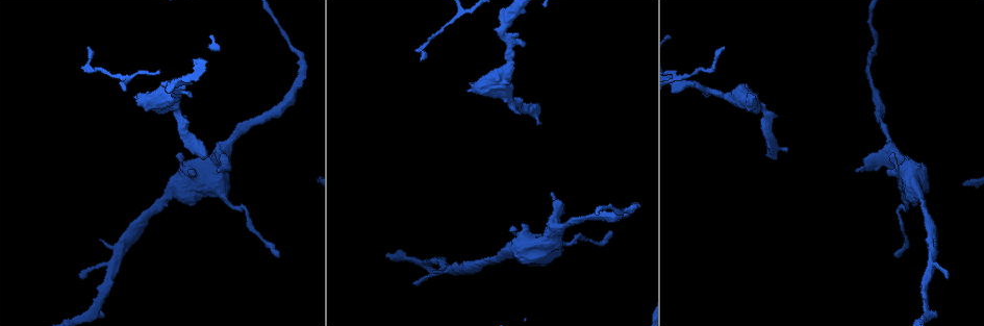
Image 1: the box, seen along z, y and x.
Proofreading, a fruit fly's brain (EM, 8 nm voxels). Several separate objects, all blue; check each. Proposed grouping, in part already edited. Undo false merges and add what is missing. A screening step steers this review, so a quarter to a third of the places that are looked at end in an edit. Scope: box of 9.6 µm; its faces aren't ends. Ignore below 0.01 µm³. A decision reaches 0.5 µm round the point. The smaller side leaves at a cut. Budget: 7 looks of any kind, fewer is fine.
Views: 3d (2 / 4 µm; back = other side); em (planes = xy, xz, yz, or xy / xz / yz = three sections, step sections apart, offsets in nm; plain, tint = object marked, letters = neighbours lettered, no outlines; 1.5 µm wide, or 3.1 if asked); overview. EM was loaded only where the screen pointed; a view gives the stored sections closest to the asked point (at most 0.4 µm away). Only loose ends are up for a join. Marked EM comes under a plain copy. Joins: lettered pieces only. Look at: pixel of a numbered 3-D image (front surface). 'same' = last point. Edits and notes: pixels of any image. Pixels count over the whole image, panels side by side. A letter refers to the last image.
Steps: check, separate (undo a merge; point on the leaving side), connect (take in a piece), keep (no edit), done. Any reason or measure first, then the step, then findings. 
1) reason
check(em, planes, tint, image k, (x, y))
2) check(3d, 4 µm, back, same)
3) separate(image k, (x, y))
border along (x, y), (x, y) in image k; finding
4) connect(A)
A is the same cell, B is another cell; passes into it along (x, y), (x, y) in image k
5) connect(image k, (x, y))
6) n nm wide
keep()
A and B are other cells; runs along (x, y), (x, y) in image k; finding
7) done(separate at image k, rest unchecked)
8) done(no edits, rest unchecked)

branch stops here
check(em, planes, tint, image 1, (193, 96))

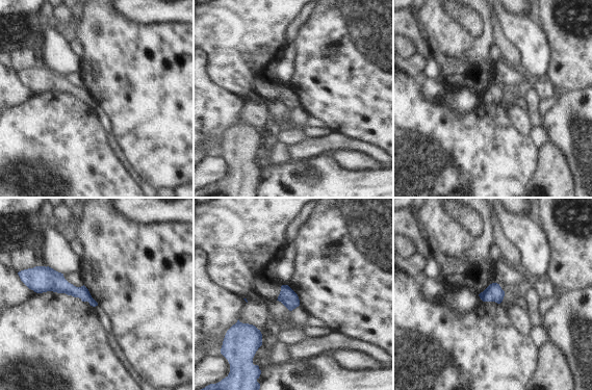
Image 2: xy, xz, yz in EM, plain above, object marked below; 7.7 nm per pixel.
check(em, planes, letters, same)

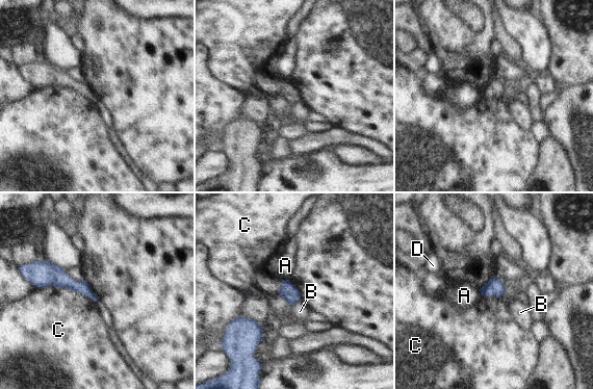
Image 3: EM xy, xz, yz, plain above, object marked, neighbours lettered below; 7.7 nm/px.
keep()
A, B, C and D are other cells; border along (301, 300), (291, 306) in image 3; none of them fits

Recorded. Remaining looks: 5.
branch stops here
check(em, planes, letters, image 1, (136, 96))

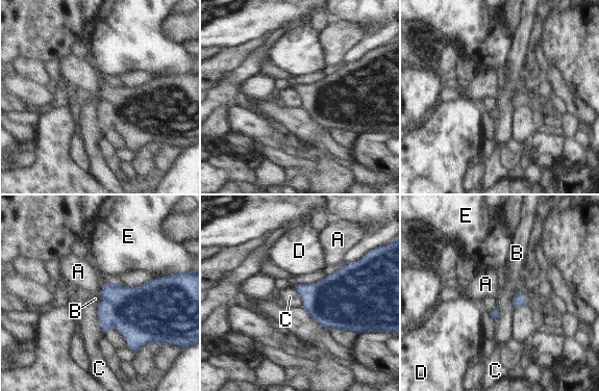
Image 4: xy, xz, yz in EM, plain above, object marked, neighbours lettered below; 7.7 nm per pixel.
C touches over 220 nm
keep()
A, B, C, D and E are other cells; border along (523, 293), (518, 293), (512, 300) in image 4; none of them fits

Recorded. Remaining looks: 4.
sudden change in width
check(3d, 2 µm, image 1, (905, 205))

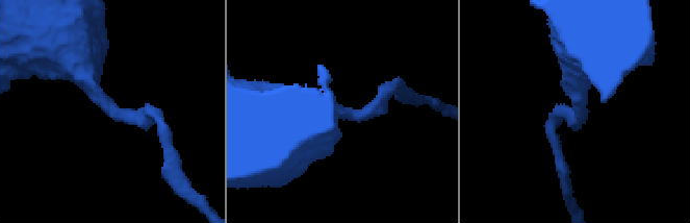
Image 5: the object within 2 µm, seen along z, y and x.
now the EM
check(em, yz, step 4, letters, image 5, (578, 111))

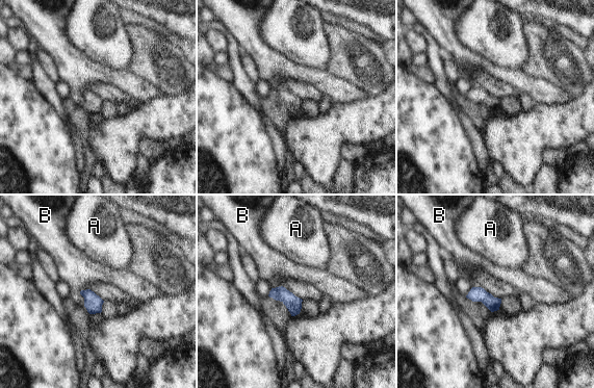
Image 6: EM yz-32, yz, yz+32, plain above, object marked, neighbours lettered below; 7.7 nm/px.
cut it another way
check(em, planes, letters, same)

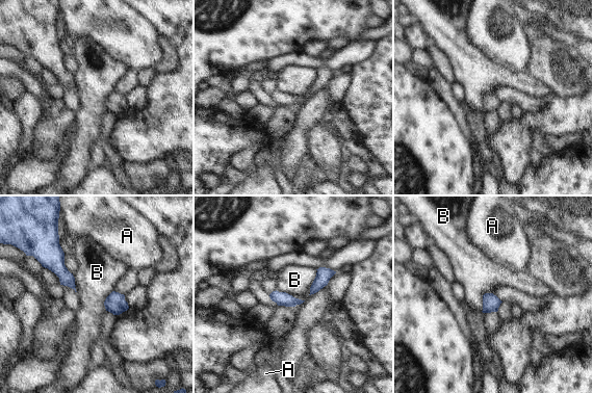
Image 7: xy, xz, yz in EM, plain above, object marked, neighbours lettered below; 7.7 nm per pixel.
B touches over 240 nm
keep()
A and B are other cells; border along (276, 290), (287, 292), (304, 300) in image 7; continuous, no second cell

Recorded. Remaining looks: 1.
done(no edits, rest unchecked)

